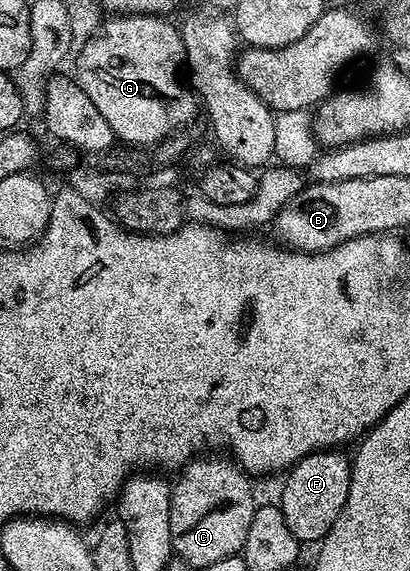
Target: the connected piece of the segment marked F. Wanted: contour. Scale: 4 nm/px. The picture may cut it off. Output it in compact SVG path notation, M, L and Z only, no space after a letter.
M338 448L316 450L291 466L285 475L287 478L282 486L280 509L284 520L288 520L288 528L292 531L292 536L296 536L299 544L321 543L322 537L329 532L332 524L336 524L348 500L351 459L347 455L345 458L342 453L343 451Z

